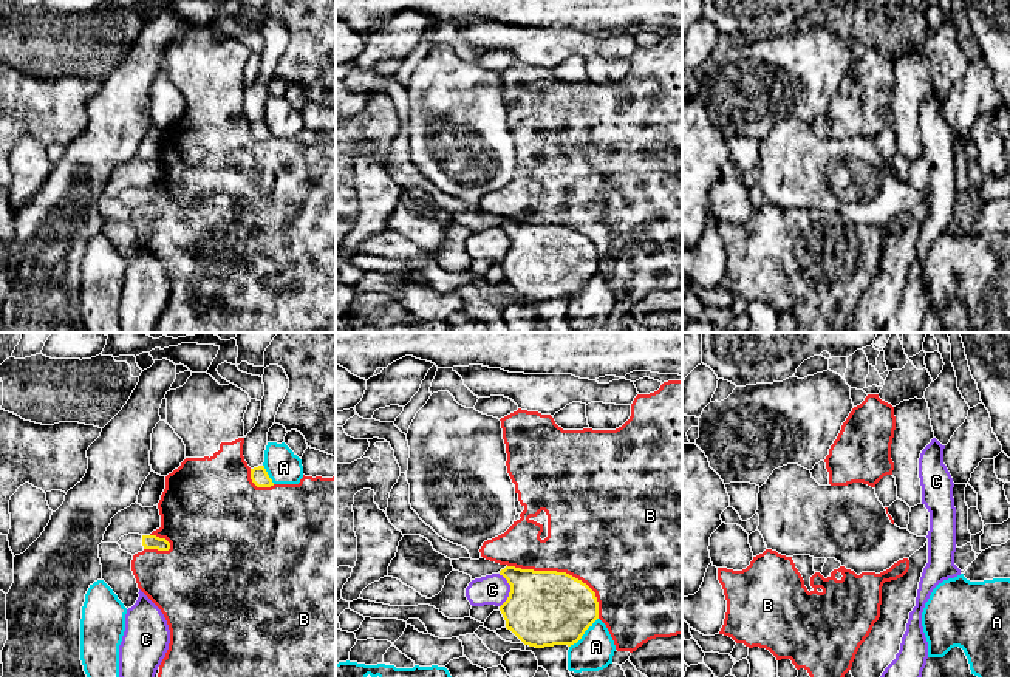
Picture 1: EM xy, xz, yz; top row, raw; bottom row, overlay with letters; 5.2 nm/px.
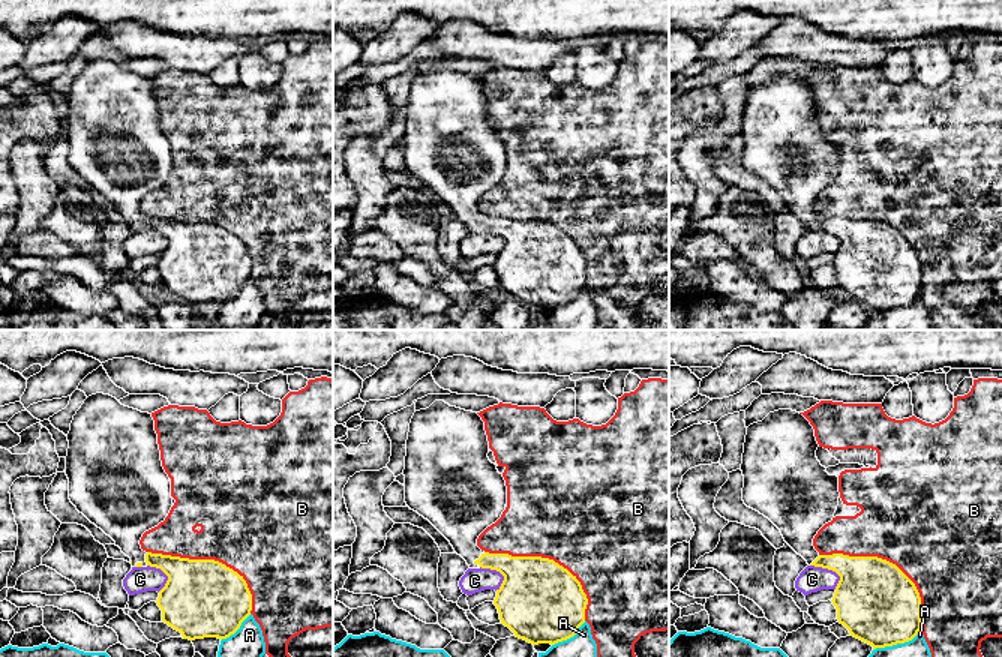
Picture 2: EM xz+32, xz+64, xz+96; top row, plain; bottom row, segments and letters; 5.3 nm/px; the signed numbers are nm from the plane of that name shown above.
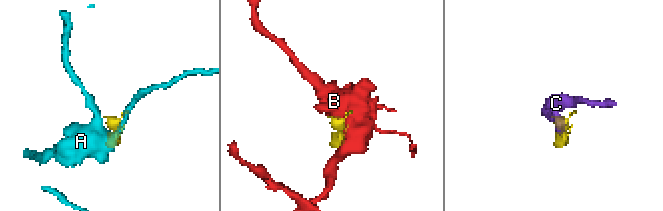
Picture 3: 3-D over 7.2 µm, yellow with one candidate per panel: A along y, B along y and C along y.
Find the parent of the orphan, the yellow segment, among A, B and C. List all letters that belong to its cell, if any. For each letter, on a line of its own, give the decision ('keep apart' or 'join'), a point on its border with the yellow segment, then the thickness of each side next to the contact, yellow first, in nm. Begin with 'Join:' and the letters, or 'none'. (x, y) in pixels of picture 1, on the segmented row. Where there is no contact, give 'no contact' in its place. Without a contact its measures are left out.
Join: none
A: keep apart | xz (583, 633) | 400/200 nm
B: keep apart | xz (563, 573) | 400/480 nm
C: keep apart | xz (511, 590) | 400/160 nm

